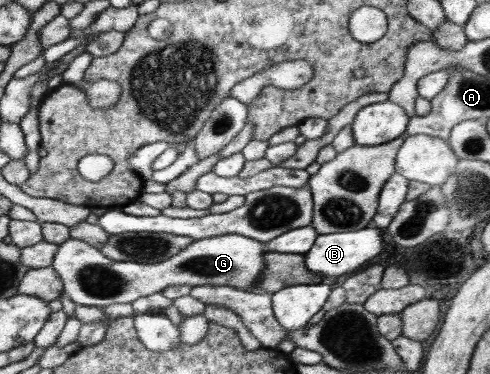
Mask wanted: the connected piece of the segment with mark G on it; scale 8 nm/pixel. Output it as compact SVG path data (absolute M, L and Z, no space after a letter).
M222 235L192 240L178 255L162 263L144 265L130 261L113 261L95 246L70 238L58 246L52 269L63 281L63 293L78 305L106 307L115 303L132 303L139 297L161 292L171 285L227 285L247 292L253 291L257 279L266 269L265 247L260 241L242 235Z

